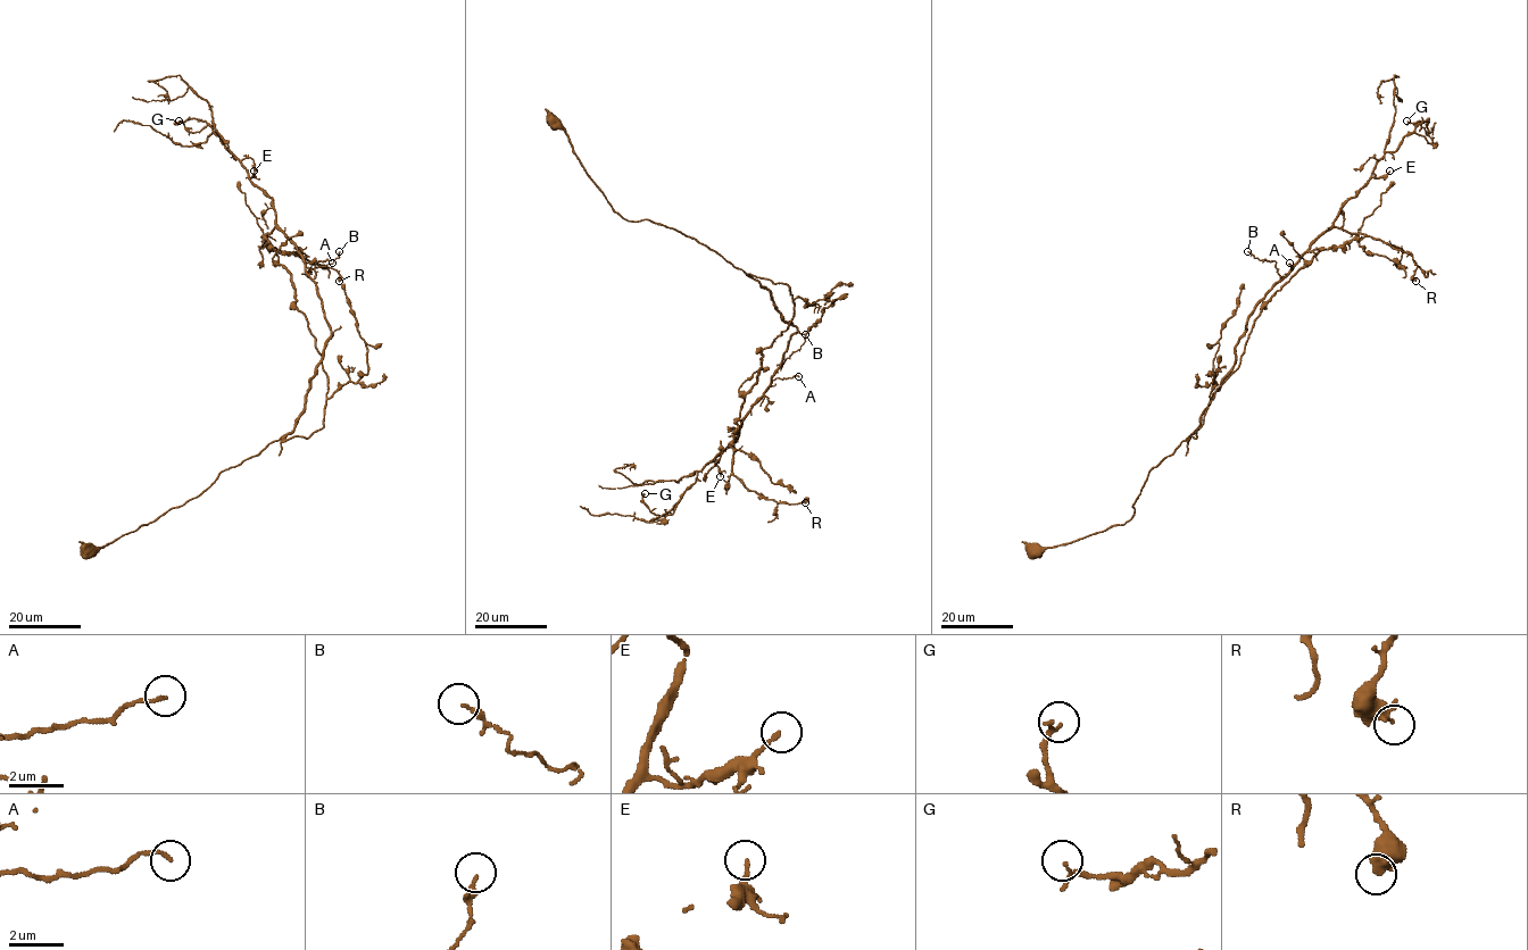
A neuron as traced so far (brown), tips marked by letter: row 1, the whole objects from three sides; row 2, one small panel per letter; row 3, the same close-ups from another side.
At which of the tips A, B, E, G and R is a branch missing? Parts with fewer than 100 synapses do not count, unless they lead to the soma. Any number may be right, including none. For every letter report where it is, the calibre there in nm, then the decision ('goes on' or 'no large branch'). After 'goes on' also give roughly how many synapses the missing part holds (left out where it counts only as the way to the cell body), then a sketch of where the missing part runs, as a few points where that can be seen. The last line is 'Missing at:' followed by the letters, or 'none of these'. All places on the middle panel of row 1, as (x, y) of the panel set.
A: at (798, 376); 120 nm thick; no large branch
B: at (805, 334); 200 nm thick; no large branch
E: at (720, 476); 140 nm thick; no large branch
G: at (645, 493); 120 nm thick; no large branch
R: at (805, 502); 400 nm thick; no large branch
Missing at: none of these

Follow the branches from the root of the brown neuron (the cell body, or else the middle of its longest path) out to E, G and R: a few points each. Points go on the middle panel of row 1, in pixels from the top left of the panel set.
E: (555, 123), (615, 211), (715, 250), (766, 289), (797, 327), (770, 388), (714, 458), (720, 476)
G: (555, 123), (615, 211), (715, 250), (766, 289), (797, 327), (737, 439), (664, 515), (648, 509), (645, 493)
R: (555, 123), (615, 211), (715, 250), (797, 327), (740, 423), (731, 471), (766, 499), (805, 502)

